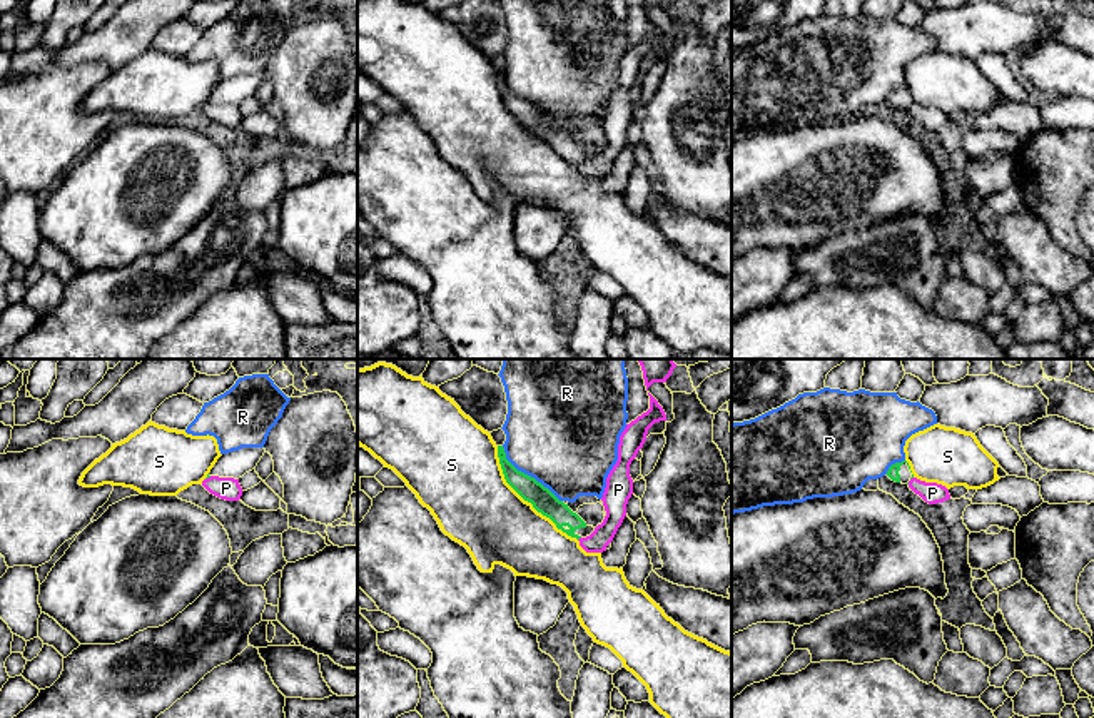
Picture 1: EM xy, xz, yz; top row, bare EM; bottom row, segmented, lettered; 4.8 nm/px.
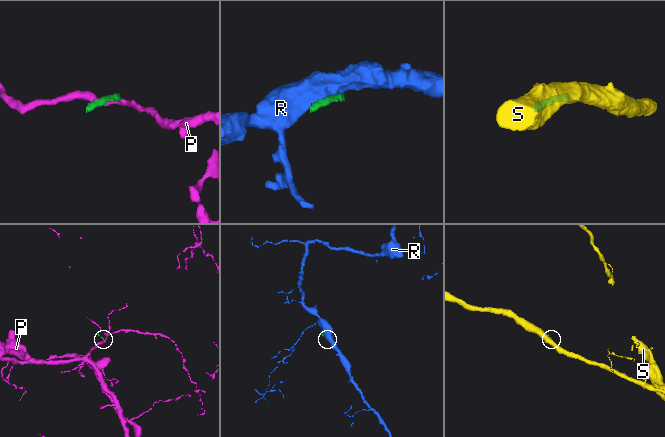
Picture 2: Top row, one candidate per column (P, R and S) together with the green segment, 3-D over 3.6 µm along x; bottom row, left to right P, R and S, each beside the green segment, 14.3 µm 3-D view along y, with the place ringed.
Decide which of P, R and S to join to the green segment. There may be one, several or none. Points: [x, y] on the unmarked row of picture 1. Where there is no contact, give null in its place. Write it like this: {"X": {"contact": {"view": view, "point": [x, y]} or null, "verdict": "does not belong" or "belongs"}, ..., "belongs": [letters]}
{"P": {"contact": {"view": "xy", "point": [207, 102]}, "verdict": "does not belong"}, "R": {"contact": {"view": "xz", "point": [526, 101]}, "verdict": "does not belong"}, "S": {"contact": {"view": "xz", "point": [525, 126]}, "verdict": "does not belong"}, "belongs": []}

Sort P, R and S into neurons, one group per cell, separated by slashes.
P / R / S

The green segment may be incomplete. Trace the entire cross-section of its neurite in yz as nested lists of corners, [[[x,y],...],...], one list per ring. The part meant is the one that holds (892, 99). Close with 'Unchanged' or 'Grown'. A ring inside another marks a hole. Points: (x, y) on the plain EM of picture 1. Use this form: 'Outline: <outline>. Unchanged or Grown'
Outline: [[[907,87],[895,88],[889,94],[887,102],[902,110],[909,110],[909,107],[914,104],[910,92]]]. Grown

